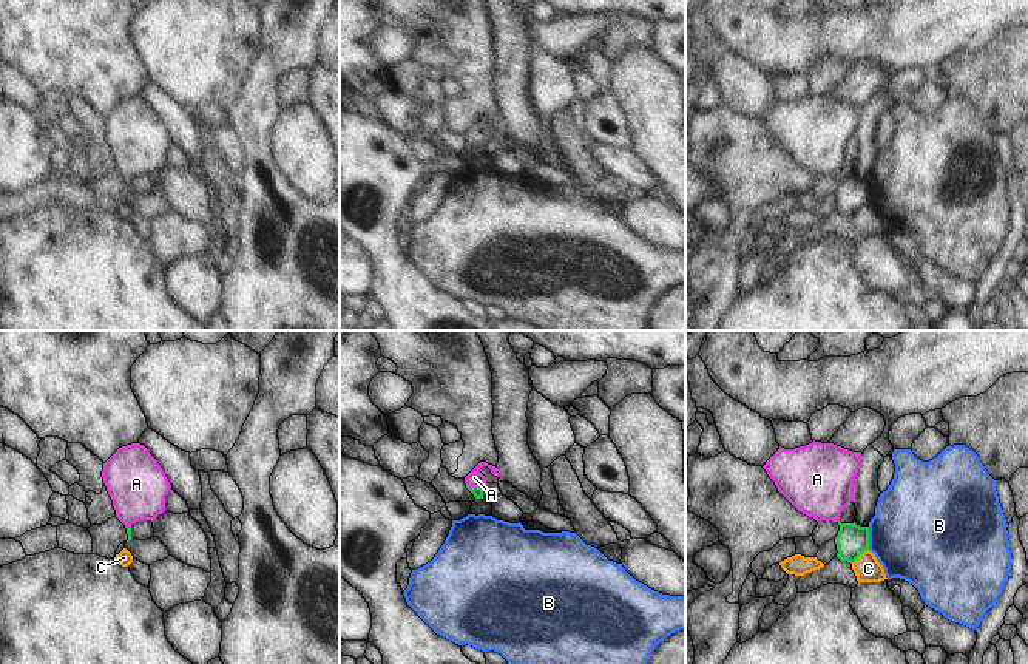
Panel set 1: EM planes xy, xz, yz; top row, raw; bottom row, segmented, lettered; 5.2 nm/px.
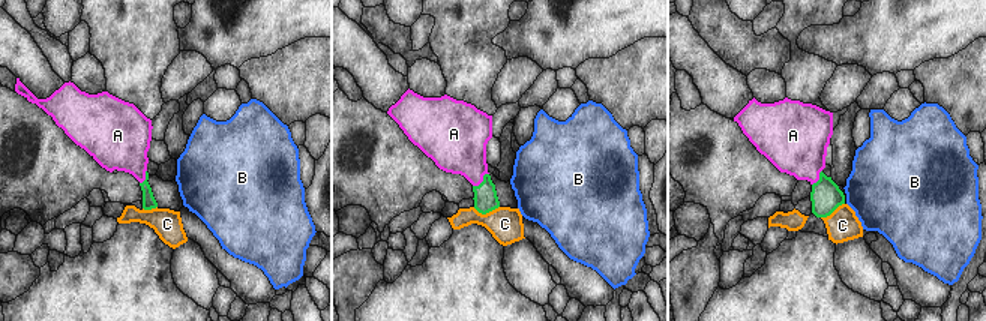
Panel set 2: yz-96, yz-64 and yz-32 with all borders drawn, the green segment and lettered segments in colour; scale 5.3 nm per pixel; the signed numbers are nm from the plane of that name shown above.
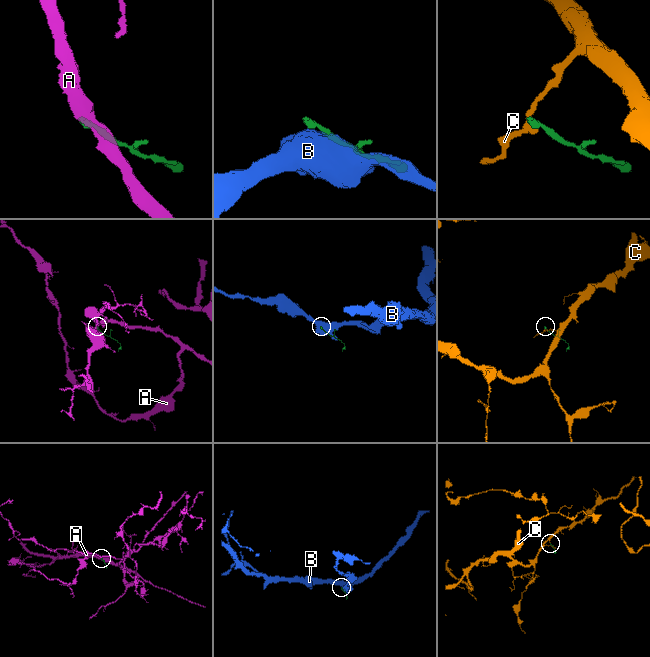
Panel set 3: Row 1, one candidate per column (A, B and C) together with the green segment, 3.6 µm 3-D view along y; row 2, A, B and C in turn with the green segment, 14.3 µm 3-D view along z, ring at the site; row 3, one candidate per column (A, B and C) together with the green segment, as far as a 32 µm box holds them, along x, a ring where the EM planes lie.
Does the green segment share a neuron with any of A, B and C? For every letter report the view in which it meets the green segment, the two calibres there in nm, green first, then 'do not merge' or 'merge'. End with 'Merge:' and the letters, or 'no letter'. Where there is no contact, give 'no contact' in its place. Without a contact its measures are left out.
A: contact in xz; calibres 60 and 80 nm; merge
B: contact in yz; calibres 160 and 480 nm; do not merge
C: contact in yz; calibres 160 and 140 nm; do not merge
Merge: A

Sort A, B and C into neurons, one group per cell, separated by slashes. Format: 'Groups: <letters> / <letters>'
Groups: A / B / C

